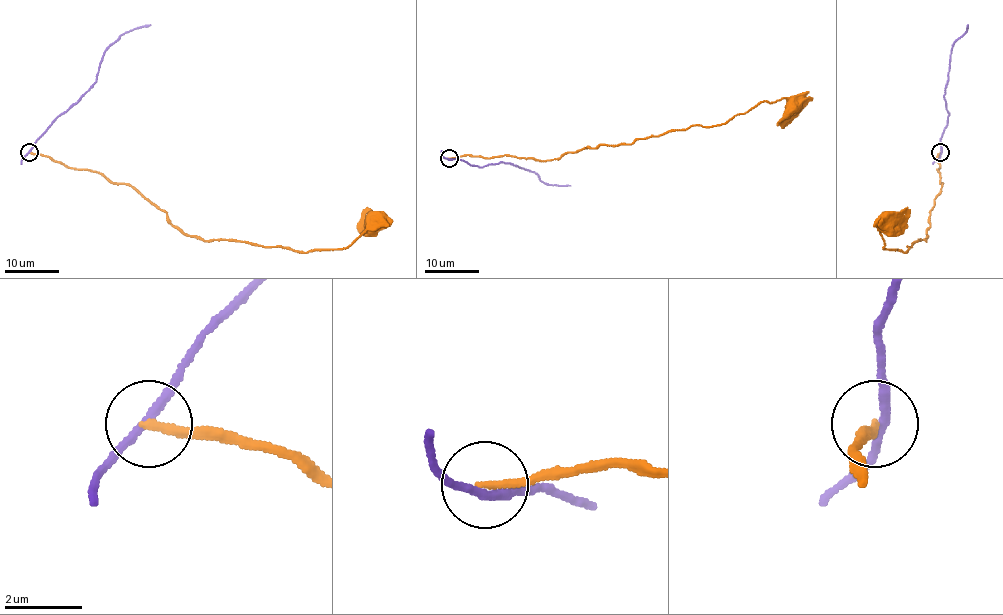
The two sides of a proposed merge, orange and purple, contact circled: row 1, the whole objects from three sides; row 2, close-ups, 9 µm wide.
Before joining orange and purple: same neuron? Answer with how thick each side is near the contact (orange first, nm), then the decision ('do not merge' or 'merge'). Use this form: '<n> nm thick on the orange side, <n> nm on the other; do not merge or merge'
220 nm thick on the orange side, 220 nm on the other; do not merge

